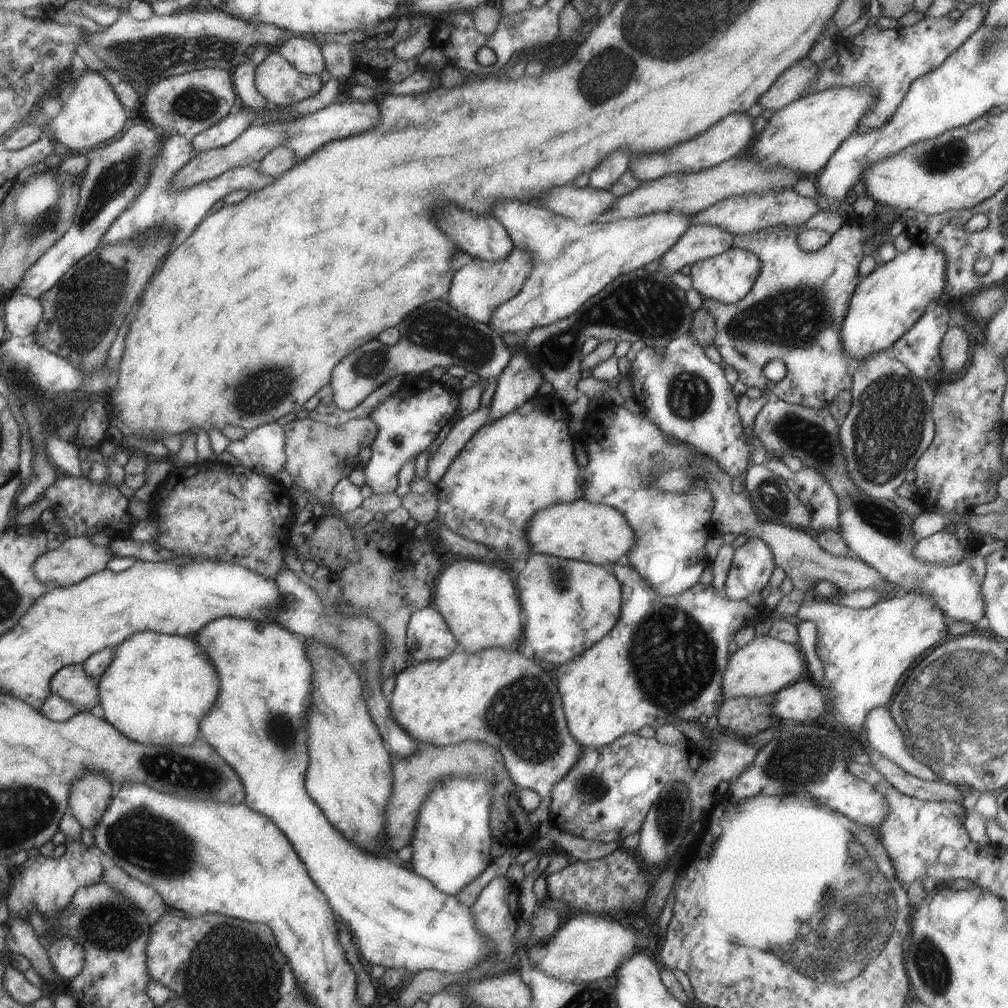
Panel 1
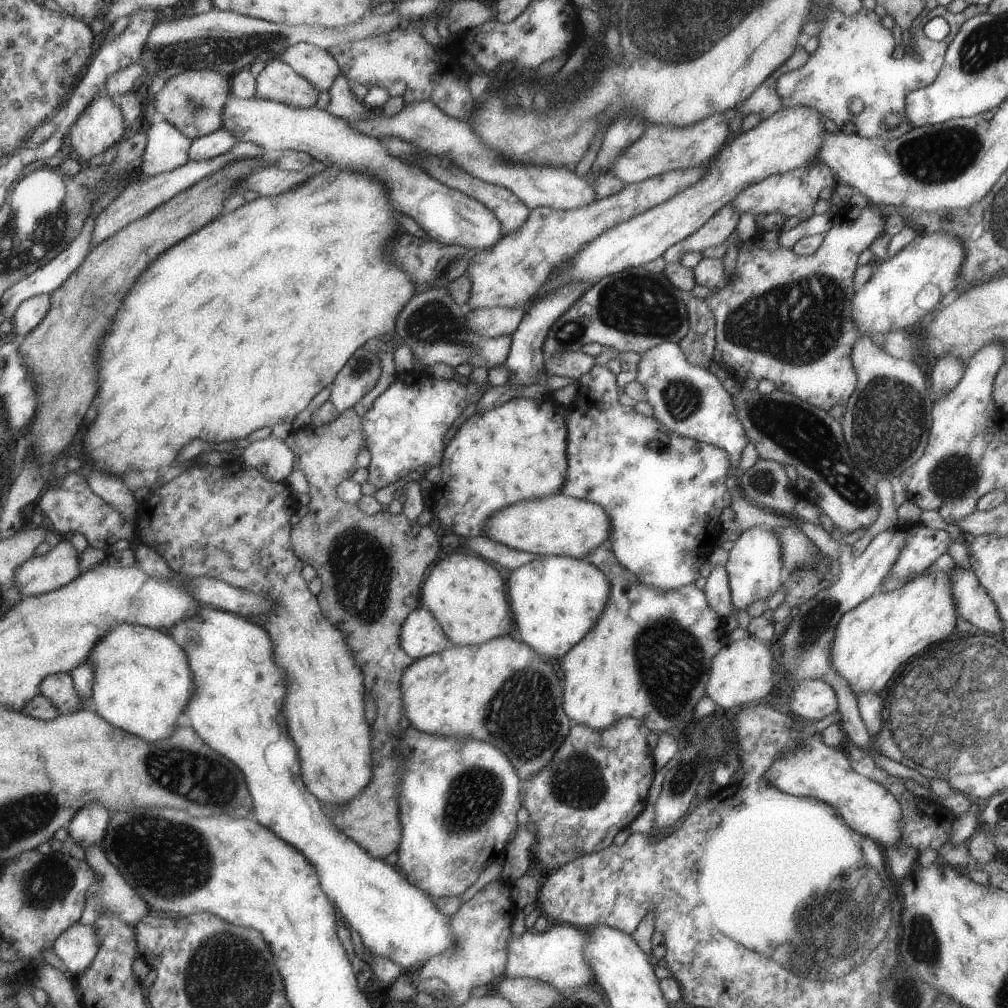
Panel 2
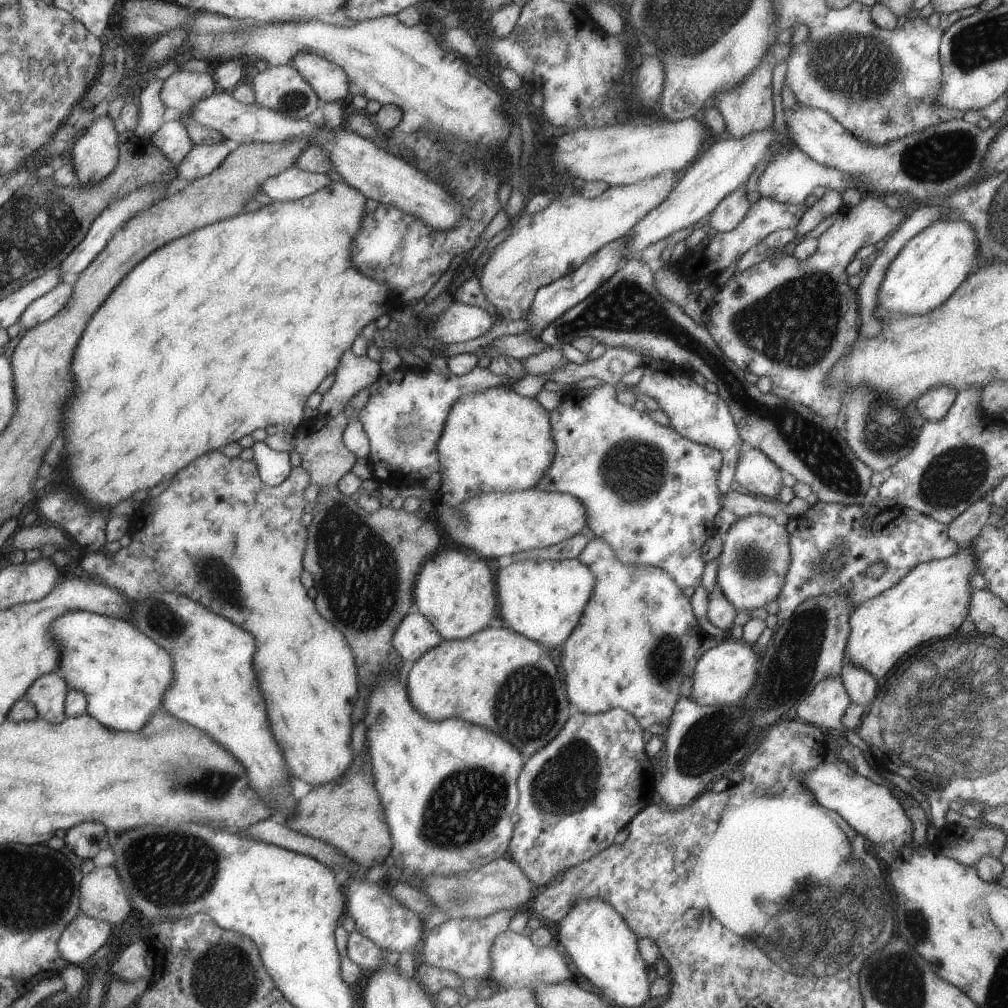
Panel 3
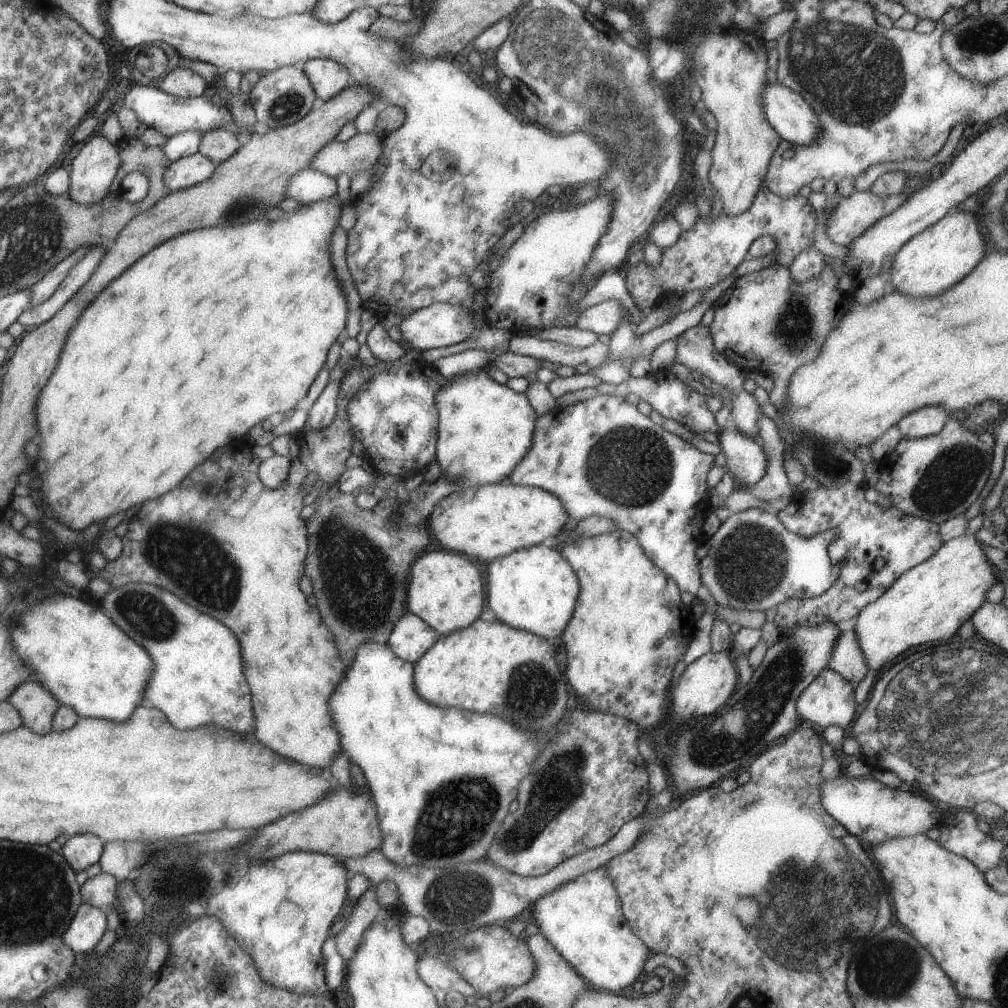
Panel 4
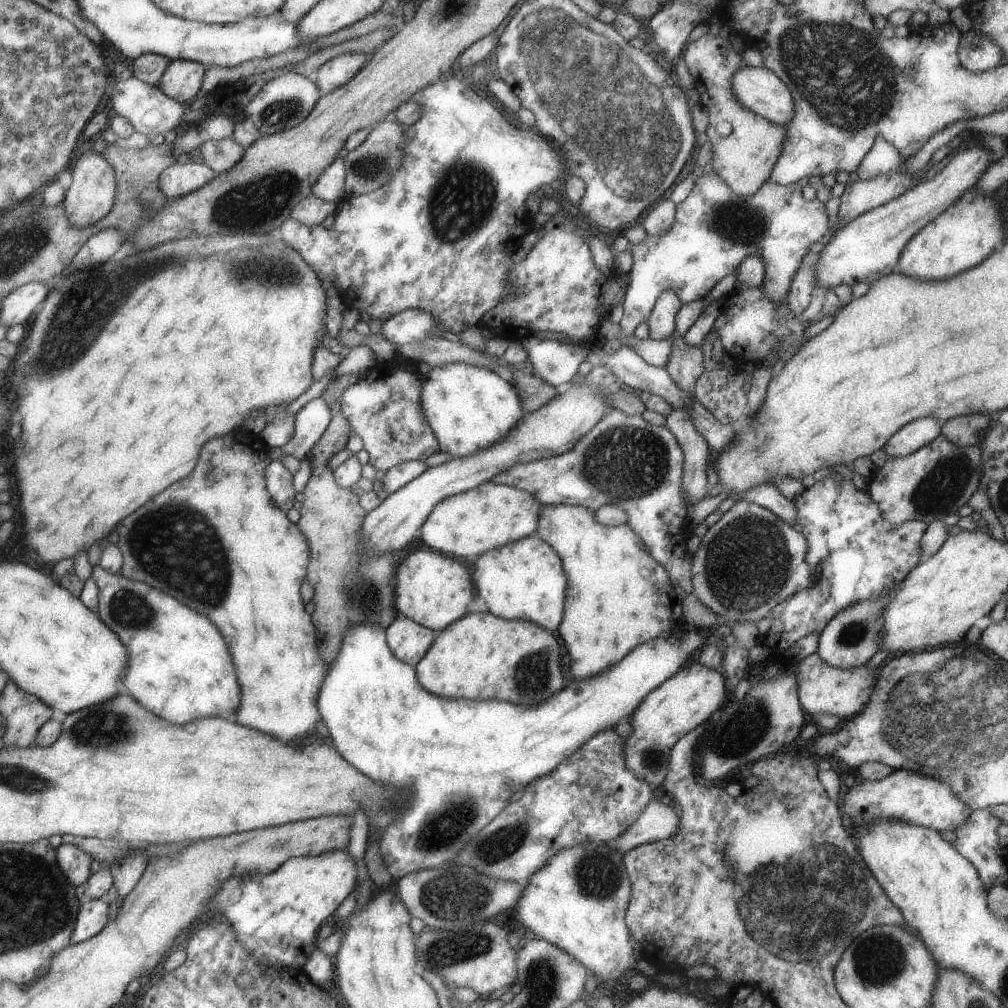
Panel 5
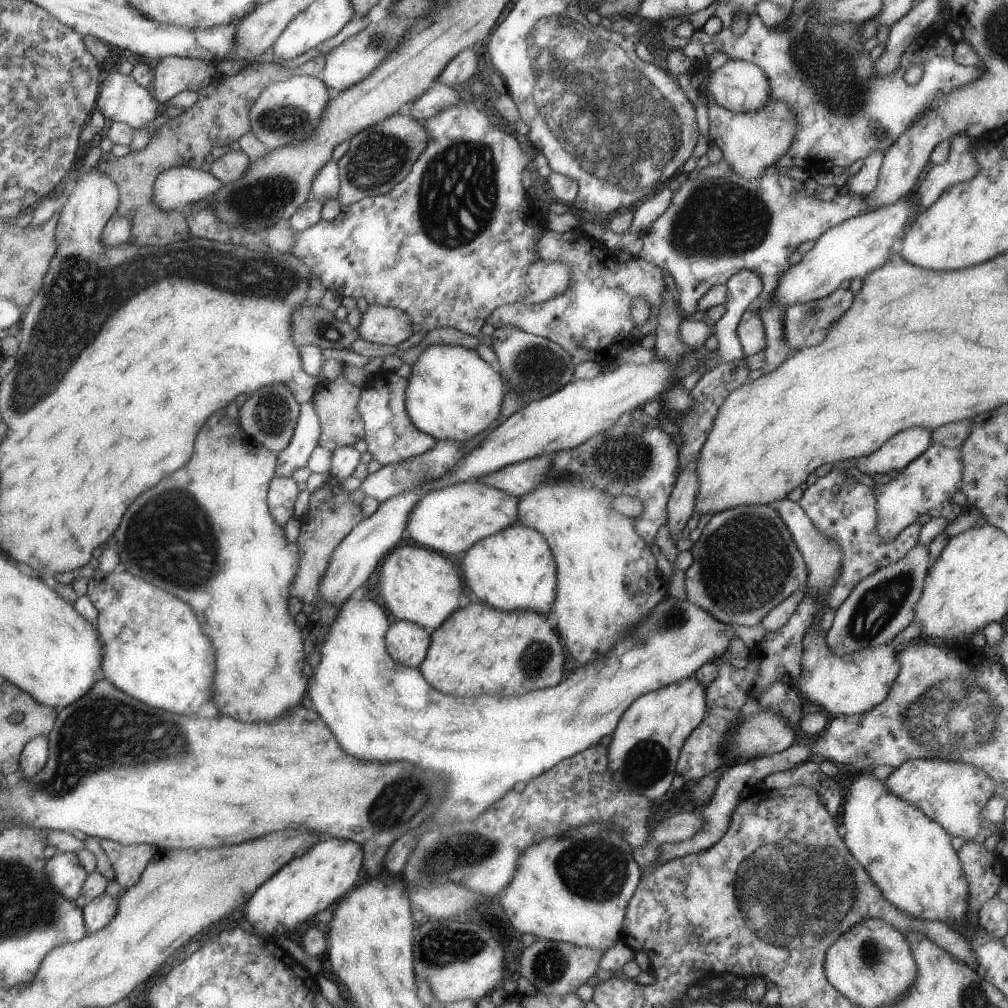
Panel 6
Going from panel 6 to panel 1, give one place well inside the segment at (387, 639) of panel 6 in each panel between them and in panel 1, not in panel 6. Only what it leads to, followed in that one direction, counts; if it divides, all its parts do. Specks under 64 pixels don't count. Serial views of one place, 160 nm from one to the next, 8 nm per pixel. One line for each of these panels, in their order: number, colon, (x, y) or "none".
1: (427, 637)
2: (420, 635)
3: (414, 635)
4: (410, 637)
5: (408, 641)

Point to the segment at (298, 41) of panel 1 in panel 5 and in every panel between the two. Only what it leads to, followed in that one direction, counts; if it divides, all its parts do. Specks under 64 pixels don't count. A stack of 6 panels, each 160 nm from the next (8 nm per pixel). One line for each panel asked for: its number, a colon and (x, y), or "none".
2: (317, 66)
3: (330, 83)
4: (327, 77)
5: (338, 70)

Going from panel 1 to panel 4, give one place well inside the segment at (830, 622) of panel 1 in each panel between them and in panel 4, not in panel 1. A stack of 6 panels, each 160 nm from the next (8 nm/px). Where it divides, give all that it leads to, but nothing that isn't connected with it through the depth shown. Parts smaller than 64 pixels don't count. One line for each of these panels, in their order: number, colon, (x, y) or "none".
2: (871, 640)
3: (931, 601)
4: (928, 603)

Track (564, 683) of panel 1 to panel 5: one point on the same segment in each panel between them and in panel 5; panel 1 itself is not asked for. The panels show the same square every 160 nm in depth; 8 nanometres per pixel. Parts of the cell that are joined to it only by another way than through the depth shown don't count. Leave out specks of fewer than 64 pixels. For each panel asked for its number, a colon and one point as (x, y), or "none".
2: (647, 656)
3: (635, 645)
4: (628, 627)
5: (617, 595)

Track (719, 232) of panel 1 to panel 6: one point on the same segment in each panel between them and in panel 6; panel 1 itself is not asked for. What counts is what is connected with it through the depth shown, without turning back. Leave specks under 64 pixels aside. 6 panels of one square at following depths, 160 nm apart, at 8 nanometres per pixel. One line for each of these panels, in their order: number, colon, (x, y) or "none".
2: (715, 231)
3: (728, 212)
4: (729, 68)
5: (743, 159)
6: (750, 142)

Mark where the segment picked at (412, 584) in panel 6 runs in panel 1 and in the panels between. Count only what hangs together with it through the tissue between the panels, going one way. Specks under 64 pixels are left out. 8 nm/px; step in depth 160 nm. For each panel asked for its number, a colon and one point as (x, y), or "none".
1: (476, 599)
2: (466, 596)
3: (454, 592)
4: (445, 590)
5: (433, 589)

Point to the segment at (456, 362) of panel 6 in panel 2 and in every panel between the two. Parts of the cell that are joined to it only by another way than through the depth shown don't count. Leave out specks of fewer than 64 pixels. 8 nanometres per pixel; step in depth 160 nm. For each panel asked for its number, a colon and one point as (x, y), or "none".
2: (514, 452)
3: (495, 440)
4: (484, 428)
5: (467, 408)

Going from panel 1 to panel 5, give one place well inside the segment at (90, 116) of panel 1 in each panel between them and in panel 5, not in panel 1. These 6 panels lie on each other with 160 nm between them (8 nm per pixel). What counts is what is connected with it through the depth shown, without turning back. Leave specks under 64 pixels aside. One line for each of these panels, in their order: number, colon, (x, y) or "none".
2: (97, 129)
3: (94, 155)
4: (92, 170)
5: (90, 195)

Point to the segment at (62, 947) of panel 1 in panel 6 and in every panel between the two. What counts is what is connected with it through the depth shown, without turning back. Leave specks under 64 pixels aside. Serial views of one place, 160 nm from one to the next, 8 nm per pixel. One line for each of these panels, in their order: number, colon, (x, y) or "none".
2: (76, 946)
3: (84, 936)
4: (88, 923)
5: (91, 917)
6: (98, 913)

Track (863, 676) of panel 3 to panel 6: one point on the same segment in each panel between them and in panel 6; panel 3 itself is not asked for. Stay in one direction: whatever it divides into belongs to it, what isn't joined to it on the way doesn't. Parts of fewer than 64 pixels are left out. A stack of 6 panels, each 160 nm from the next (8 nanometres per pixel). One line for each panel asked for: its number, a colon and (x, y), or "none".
4: (846, 659)
5: (852, 636)
6: (880, 605)

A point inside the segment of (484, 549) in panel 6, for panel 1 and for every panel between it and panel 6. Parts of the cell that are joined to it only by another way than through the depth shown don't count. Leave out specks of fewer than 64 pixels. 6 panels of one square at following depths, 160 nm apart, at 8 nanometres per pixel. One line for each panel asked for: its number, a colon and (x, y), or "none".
1: (568, 605)
2: (554, 600)
3: (542, 600)
4: (533, 589)
5: (523, 579)

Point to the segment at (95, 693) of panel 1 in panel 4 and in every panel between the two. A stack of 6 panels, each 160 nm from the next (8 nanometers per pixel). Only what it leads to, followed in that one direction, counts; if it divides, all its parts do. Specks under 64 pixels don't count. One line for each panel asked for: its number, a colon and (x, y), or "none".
2: (58, 688)
3: (46, 694)
4: (35, 706)

